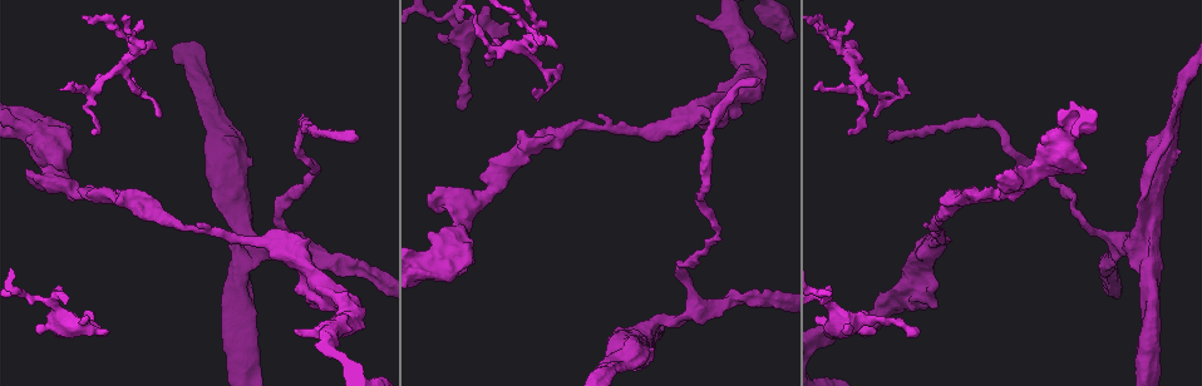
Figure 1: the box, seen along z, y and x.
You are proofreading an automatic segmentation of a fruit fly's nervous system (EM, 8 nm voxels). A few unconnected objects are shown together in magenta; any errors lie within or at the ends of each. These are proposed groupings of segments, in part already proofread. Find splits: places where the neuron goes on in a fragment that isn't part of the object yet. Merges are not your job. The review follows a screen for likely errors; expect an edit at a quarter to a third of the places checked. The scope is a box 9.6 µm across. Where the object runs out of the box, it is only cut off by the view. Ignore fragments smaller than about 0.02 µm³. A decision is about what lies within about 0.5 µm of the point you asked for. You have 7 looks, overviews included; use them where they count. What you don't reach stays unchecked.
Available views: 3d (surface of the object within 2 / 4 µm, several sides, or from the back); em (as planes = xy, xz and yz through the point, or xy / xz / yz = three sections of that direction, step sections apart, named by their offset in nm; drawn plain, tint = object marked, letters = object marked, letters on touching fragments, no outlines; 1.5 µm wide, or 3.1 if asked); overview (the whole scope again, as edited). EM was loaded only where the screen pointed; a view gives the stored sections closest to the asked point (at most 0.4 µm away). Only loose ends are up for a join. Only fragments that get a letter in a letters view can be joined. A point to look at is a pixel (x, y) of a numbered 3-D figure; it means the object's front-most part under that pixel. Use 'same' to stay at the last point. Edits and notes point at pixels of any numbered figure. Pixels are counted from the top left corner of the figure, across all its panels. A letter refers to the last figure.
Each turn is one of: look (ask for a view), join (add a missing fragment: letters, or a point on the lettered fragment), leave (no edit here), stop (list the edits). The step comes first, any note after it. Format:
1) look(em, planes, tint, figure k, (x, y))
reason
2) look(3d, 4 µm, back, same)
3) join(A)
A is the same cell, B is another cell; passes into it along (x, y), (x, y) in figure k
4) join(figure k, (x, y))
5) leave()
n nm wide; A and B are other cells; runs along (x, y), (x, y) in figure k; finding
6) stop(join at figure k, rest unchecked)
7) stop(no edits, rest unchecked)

look(em, planes, letters, figure 1, (886, 136))
long arm stops here

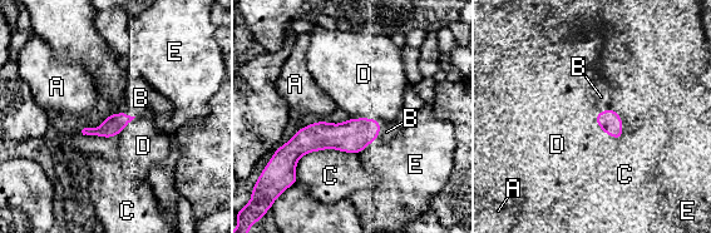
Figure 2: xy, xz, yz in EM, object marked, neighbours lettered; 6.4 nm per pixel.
join(figure 2, (386, 132))
120 nm wide; B is the same cell, A, C, D and E are other cells; the neuron continues

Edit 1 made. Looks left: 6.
look(em, yz, step 4, tint, figure 1, (698, 15))
branch stops here

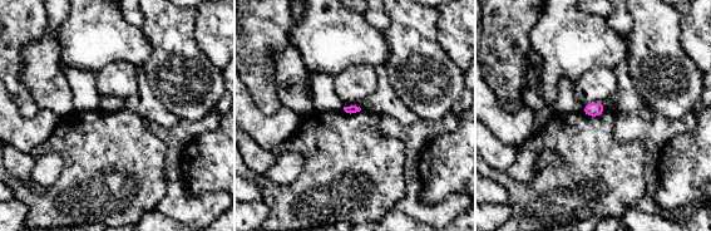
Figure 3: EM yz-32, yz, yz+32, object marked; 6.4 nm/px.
look(em, planes, letters, same)
another direction

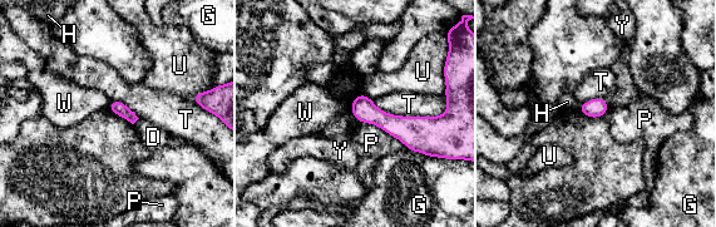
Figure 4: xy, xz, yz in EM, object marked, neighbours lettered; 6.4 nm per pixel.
leave()
D, G, H, P, T, U, W and Y are other cells; runs along (354, 105), (394, 126), (430, 126) in figure 4; none of them fits

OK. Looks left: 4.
look(3d, 4 µm, figure 1, (492, 65))

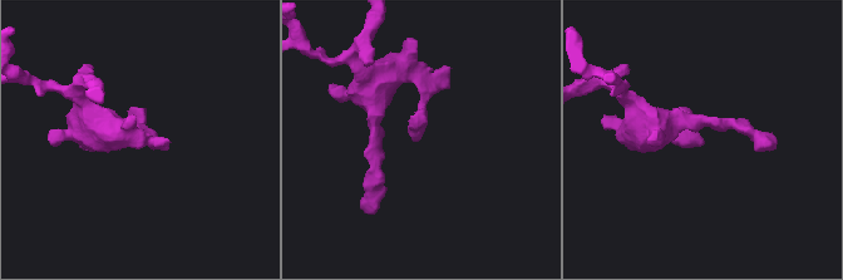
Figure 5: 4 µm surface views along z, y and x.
look(em, xy, step 4, letters, figure 5, (700, 141))

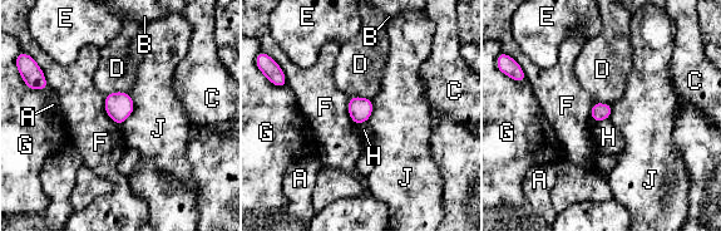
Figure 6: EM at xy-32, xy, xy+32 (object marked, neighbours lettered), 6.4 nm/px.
look(em, planes, letters, same)

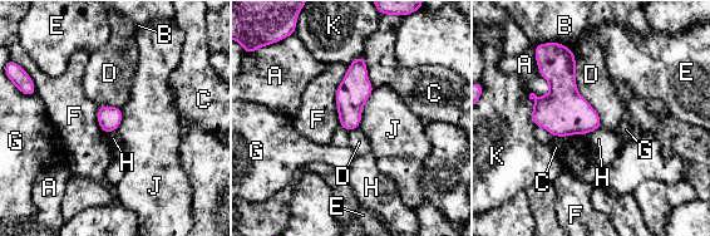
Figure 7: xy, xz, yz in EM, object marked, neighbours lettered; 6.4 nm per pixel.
leave()
A, B, C, D, E, F, G, H, J and K are other cells; border along (573, 54), (576, 89), (602, 126) in figure 7; no lettered fragment goes on from it

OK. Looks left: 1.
stop(join at figure 2, rest unchecked)

